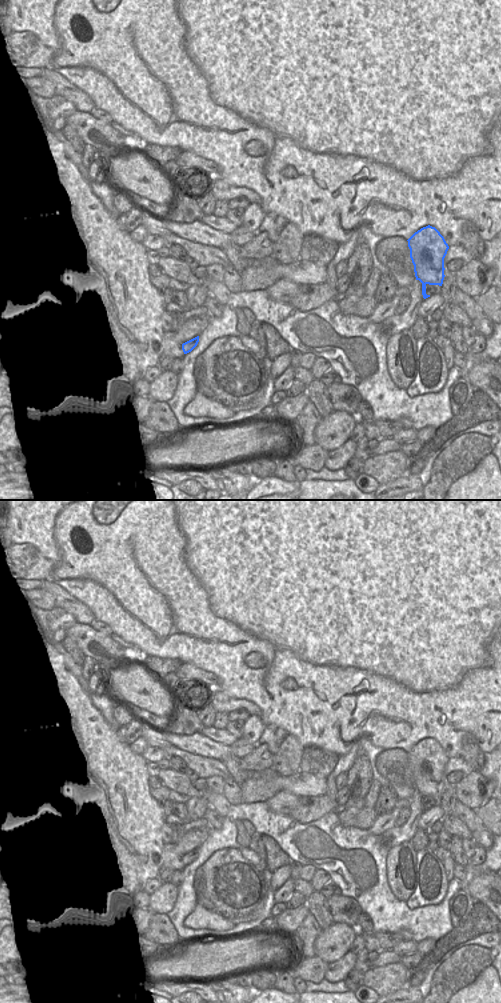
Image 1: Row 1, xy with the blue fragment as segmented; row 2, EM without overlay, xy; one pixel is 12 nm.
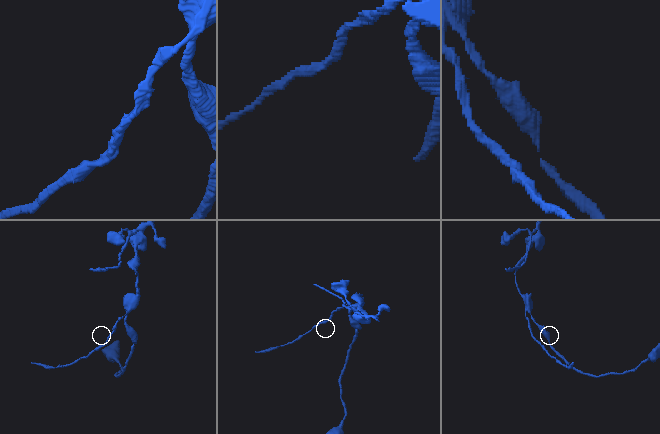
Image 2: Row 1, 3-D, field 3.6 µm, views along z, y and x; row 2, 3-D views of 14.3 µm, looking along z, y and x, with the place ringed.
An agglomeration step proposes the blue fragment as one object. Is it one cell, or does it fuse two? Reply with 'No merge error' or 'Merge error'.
Merge error

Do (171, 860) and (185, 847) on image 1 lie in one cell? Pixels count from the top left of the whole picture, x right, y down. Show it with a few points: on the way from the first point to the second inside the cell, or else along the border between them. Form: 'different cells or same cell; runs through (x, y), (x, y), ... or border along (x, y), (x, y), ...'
different cells; border along (174, 844), (174, 850), (181, 856)

